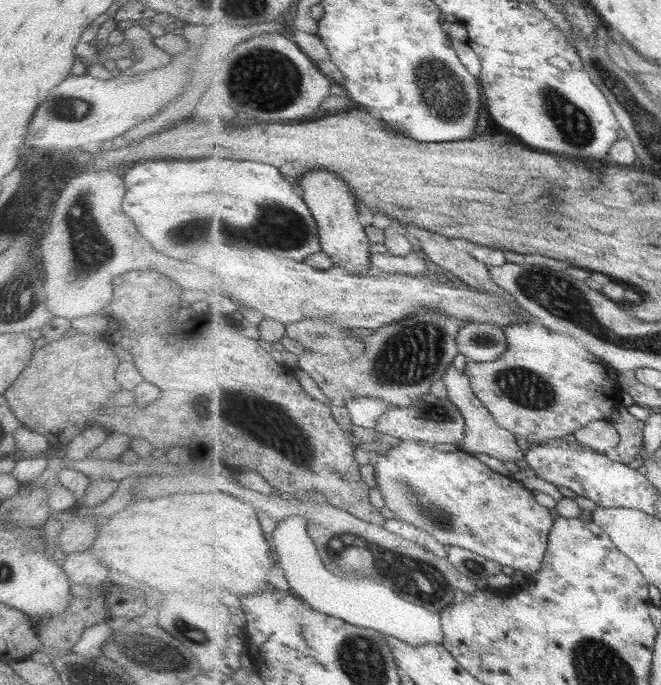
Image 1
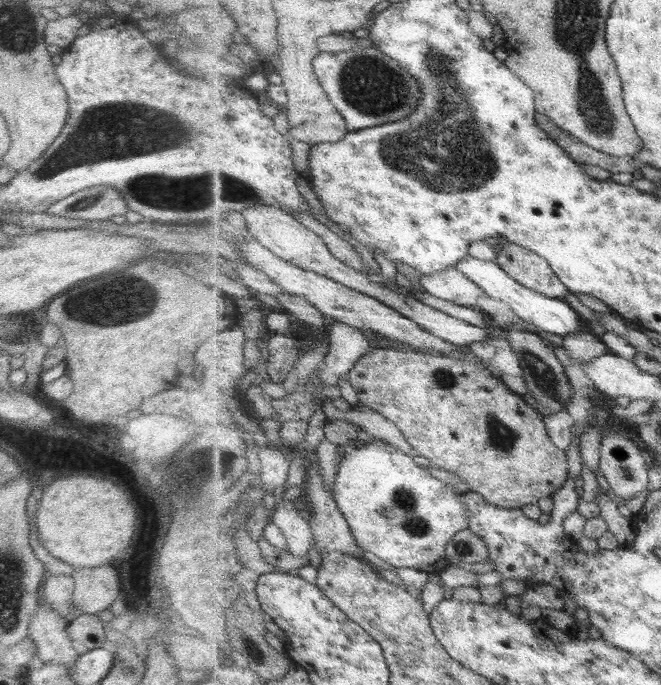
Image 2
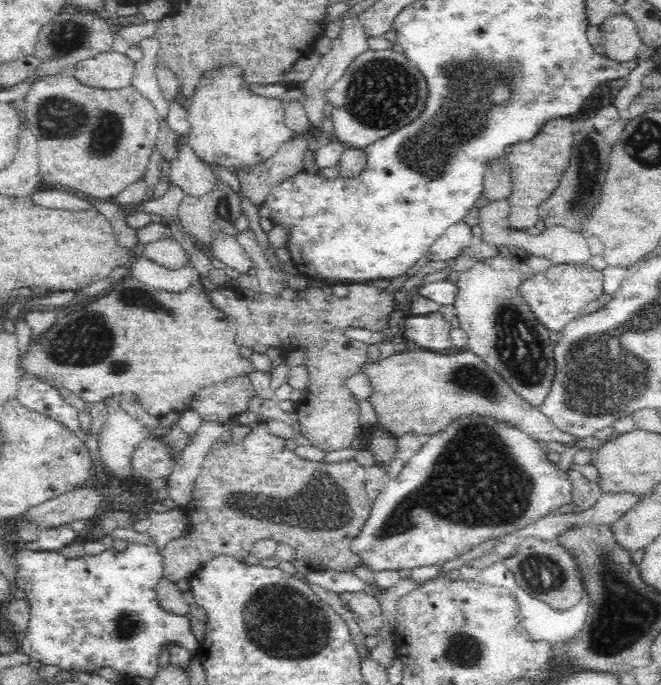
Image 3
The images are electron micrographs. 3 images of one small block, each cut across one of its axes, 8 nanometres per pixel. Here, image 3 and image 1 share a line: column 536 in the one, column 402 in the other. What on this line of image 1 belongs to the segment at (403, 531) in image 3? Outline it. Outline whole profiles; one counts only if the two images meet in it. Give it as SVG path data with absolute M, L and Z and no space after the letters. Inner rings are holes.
M400 441L397 446L393 445L391 449L385 449L385 451L381 452L381 456L378 457L374 467L375 479L385 500L385 506L395 514L395 518L426 530L433 538L439 540L441 544L460 546L465 550L480 554L489 560L494 560L502 564L507 571L521 570L525 574L535 574L537 576L537 573L542 569L543 561L548 551L548 545L550 544L550 530L553 528L556 518L551 516L551 510L549 508L543 506L535 498L534 491L525 488L521 481L515 481L511 476L504 476L503 474L494 472L487 464L483 464L475 455L465 450L458 450L456 452L437 451L431 447L431 444L425 444L421 441Z

